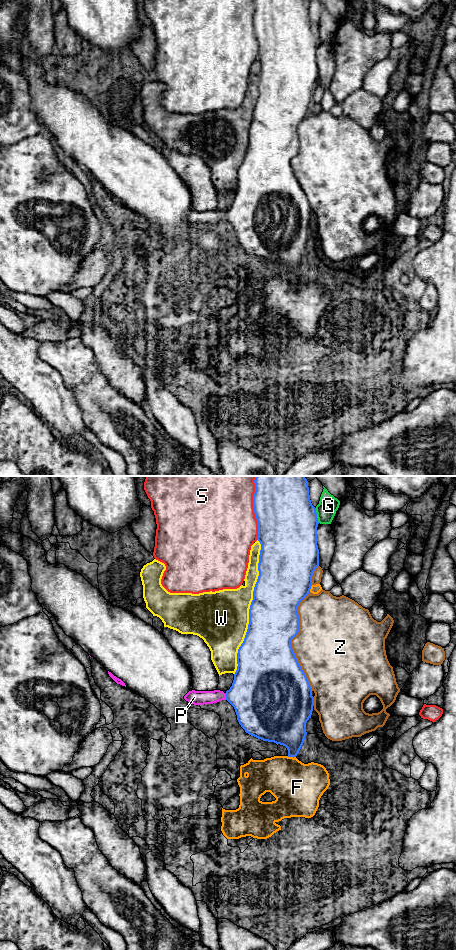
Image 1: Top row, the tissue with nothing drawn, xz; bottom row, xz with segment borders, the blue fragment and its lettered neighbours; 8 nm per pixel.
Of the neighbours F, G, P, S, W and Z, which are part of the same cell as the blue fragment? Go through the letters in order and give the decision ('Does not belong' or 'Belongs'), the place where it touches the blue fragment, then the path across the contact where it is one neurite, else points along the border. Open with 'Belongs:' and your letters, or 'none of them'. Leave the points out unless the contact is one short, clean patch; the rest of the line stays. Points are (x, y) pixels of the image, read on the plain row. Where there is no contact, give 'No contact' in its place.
Belongs: P
F: Does not belong. Touches blue at xz (291, 276)
G: Does not belong. Touches blue at xz (316, 35)
P: Belongs. Touches blue at xz (226, 216). Path across: xz (257, 214), (226, 216), (195, 217)
S: Does not belong. Touches blue at xz (254, 30)
W: Does not belong. Touches blue at xz (250, 127)
Z: Does not belong. Touches blue at xz (290, 161)

